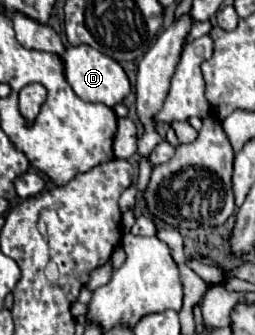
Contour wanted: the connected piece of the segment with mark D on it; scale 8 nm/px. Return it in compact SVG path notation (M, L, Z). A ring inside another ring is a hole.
M79 45L79 47L67 47L63 53L63 65L65 65L65 77L69 81L69 85L73 87L73 91L83 99L83 101L91 101L91 103L103 103L107 107L115 107L117 103L121 103L129 91L131 91L131 83L123 71L123 67L99 53L97 49L89 47L89 45Z

